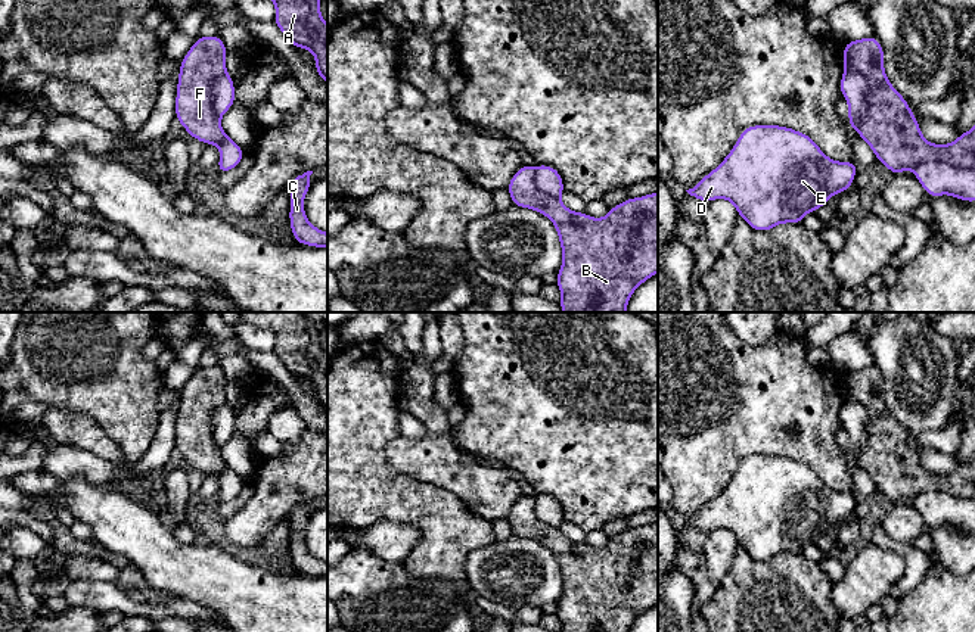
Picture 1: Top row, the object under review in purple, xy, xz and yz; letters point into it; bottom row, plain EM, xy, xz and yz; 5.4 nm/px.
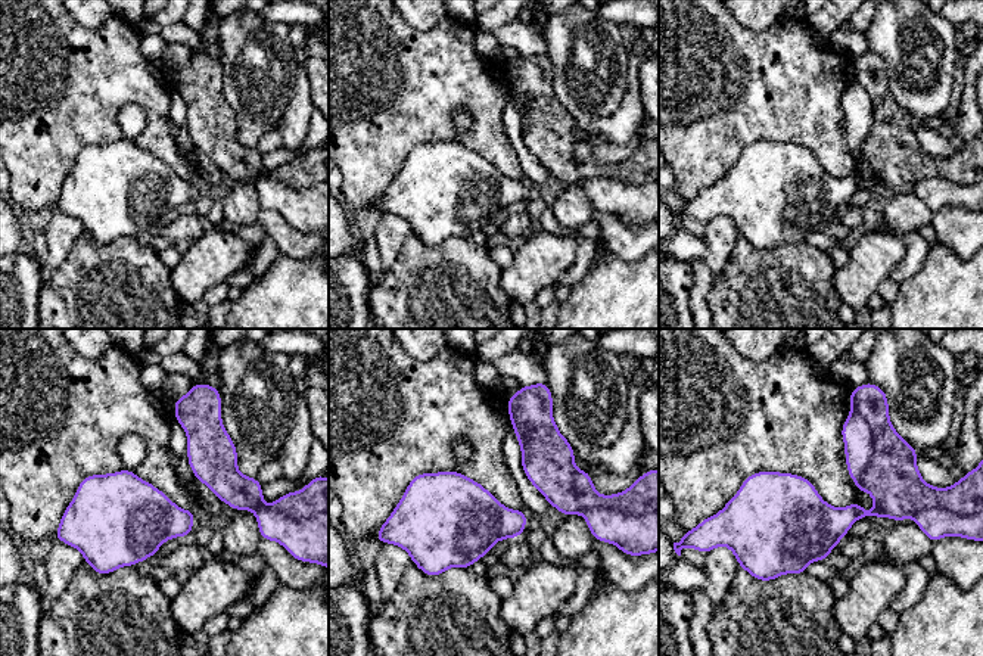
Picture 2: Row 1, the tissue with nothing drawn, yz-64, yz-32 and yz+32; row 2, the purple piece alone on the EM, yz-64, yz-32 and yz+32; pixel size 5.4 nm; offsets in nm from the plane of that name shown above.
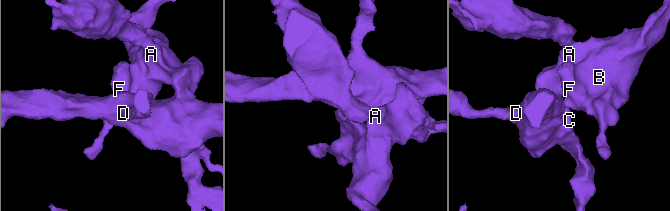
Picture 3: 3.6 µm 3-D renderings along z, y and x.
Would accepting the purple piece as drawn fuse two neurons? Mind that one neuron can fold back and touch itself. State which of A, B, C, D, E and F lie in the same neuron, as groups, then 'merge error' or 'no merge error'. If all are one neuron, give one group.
A B C F / D E | merge error

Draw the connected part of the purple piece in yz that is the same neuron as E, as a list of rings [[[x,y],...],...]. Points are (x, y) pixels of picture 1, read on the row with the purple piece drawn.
[[[751,125],[723,162],[686,192],[707,203],[727,199],[751,228],[770,231],[783,222],[801,224],[805,214],[851,189],[857,171],[853,161],[838,162],[826,156],[805,133],[782,125]]]

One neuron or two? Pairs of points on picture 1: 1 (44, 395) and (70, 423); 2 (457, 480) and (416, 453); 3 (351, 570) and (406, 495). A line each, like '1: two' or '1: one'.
1: two
2: one
3: two

